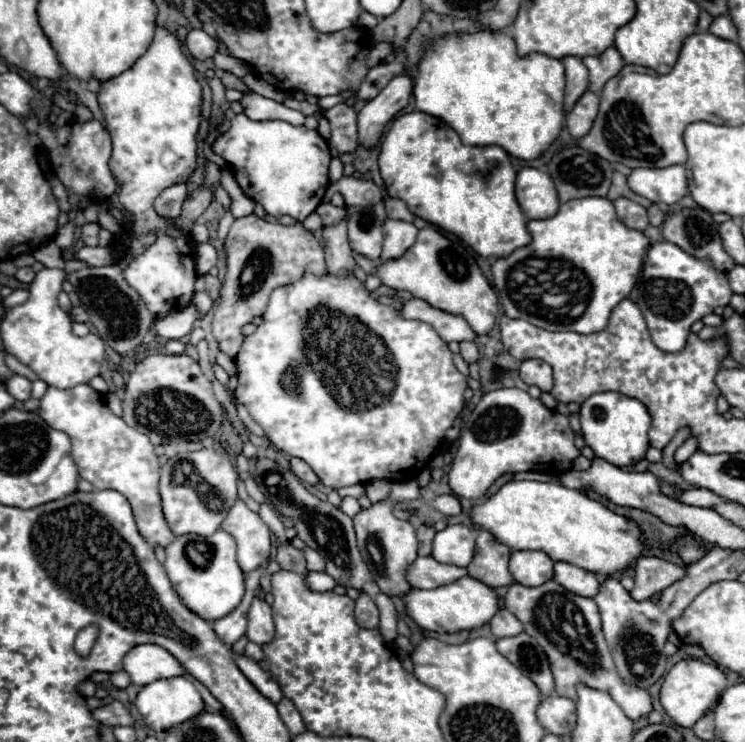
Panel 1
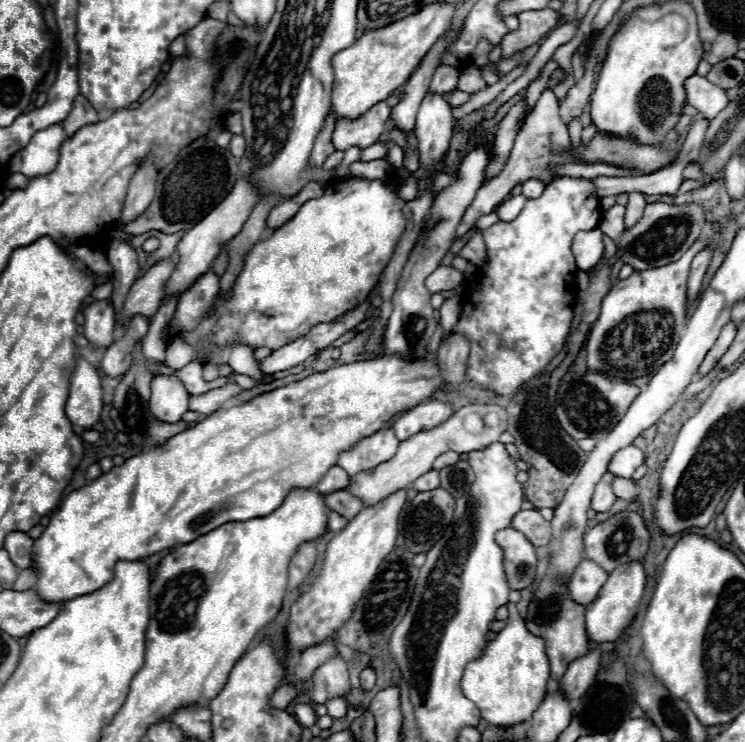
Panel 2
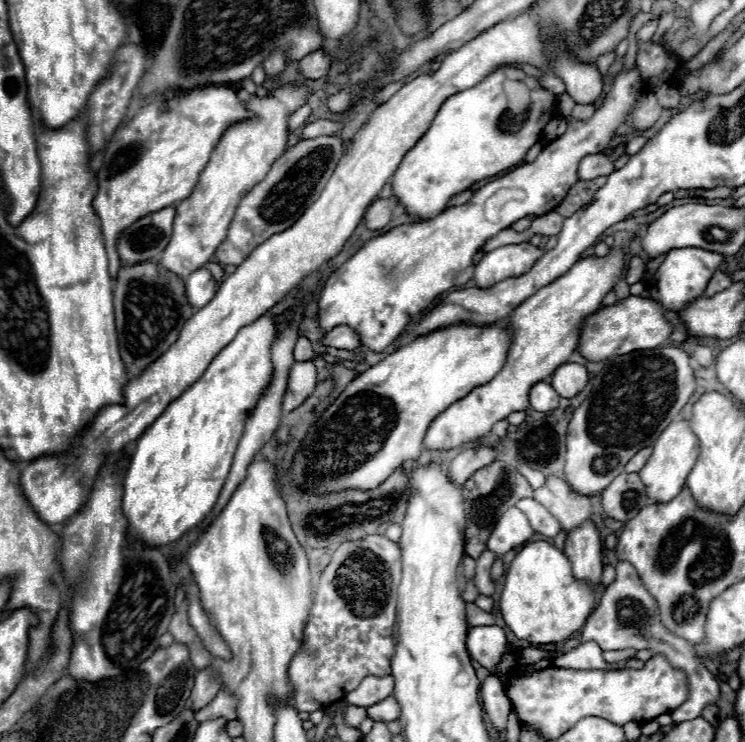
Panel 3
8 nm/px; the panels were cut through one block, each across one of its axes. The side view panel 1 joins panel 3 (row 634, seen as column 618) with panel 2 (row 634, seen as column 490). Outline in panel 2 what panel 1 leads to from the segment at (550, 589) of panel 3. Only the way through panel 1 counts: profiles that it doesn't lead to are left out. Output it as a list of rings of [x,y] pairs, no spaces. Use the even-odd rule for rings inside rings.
[[[508,602],[506,606],[510,610],[506,626],[486,644],[480,658],[466,664],[462,676],[462,692],[480,708],[482,718],[494,726],[528,722],[534,710],[538,710],[550,678],[550,664],[542,638],[526,628],[526,620],[516,610],[516,604]]]

